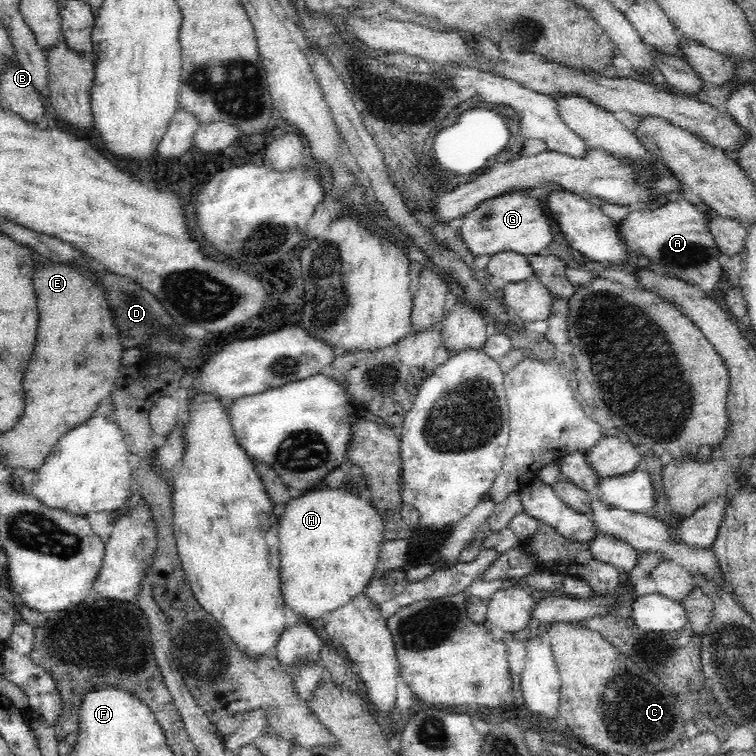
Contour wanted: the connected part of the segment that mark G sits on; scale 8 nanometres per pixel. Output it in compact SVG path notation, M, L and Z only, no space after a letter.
M532 187L506 189L504 192L496 193L494 196L481 200L476 208L467 212L460 224L460 232L470 249L478 255L493 255L503 250L514 250L527 255L545 253L554 240L552 224L556 223L552 218L552 213L548 212L548 203L546 202L540 196L532 196Z

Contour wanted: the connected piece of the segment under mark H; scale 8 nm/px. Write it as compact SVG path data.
M320 482L300 492L297 498L290 498L285 509L279 521L280 578L284 600L300 617L319 618L324 612L344 604L354 593L362 592L369 584L379 552L386 543L383 514L372 499L360 496L352 482L333 483L332 486Z

